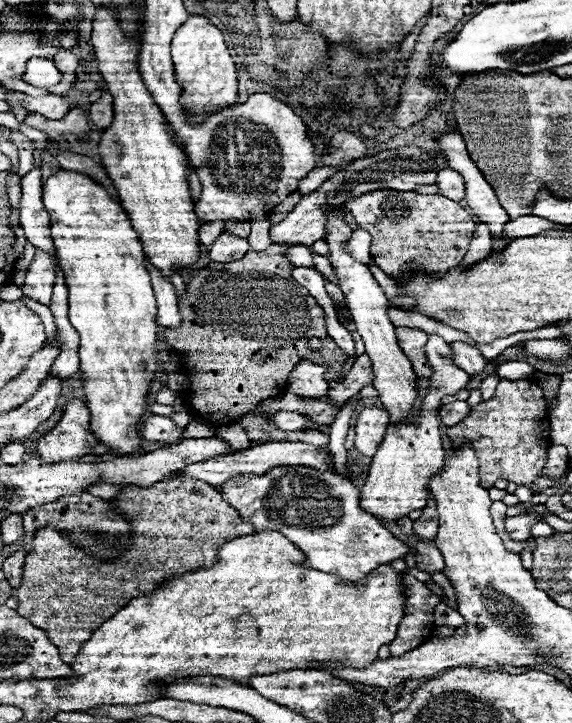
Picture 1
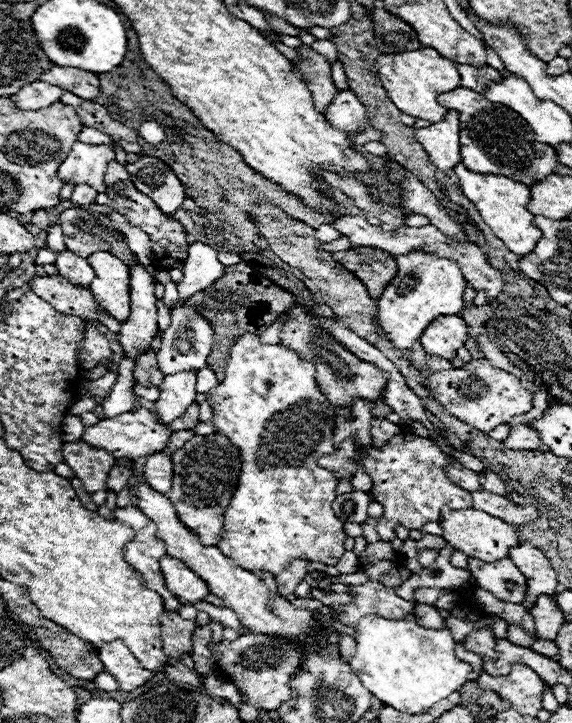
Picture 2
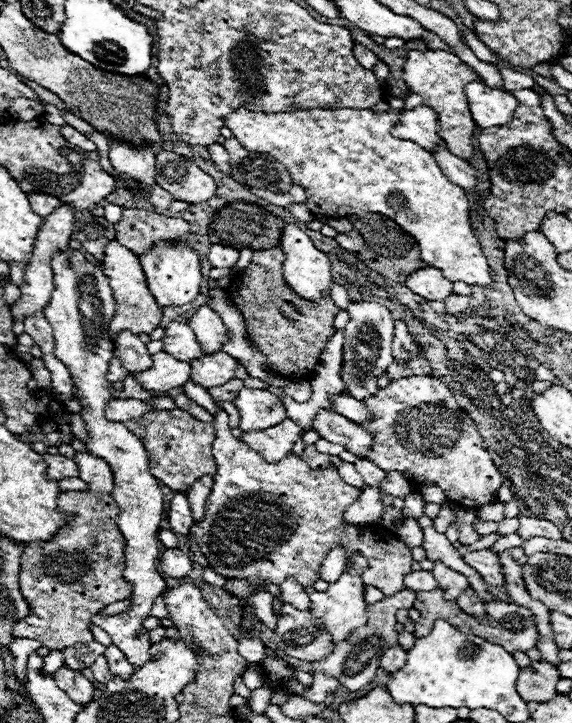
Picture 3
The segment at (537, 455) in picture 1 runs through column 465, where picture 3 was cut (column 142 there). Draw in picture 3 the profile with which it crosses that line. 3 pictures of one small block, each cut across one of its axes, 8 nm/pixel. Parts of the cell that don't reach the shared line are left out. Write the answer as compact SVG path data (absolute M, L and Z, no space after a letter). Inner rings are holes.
M176 408L146 414L142 420L132 420L126 426L142 440L150 460L150 472L164 482L164 486L176 492L186 492L204 474L216 472L216 462L212 458L212 442L216 432L212 422L198 422L190 414Z

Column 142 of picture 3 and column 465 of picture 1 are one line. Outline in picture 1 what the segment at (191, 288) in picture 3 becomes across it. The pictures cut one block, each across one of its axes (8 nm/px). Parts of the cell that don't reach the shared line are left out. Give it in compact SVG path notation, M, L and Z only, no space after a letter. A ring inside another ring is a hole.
M478 224L476 232L474 232L474 238L470 242L470 248L468 248L464 260L460 262L460 268L466 270L466 268L470 268L470 266L474 266L474 264L478 264L482 260L486 260L488 252L492 252L490 246L492 246L492 236L490 236L486 224Z

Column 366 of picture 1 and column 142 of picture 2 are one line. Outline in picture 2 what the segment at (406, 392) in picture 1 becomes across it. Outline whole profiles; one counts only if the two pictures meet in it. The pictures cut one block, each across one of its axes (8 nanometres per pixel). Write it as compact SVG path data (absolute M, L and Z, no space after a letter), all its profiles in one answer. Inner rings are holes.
M136 266L130 270L130 298L132 312L126 322L122 322L118 342L122 344L124 356L134 362L152 350L152 340L156 336L156 296L150 272L144 266Z

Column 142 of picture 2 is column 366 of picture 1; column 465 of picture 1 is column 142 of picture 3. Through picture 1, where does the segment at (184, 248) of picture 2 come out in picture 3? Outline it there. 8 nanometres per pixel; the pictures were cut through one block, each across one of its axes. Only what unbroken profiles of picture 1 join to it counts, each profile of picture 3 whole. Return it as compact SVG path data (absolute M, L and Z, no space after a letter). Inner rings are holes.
M124 208L122 220L116 224L116 240L138 256L146 254L156 242L184 242L188 234L190 222L184 218L170 218L140 208Z

